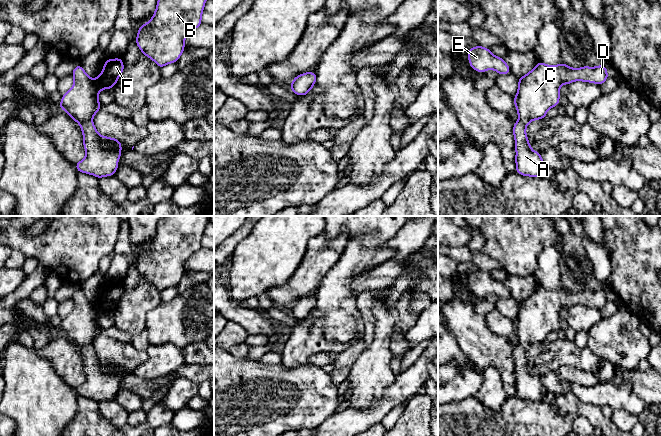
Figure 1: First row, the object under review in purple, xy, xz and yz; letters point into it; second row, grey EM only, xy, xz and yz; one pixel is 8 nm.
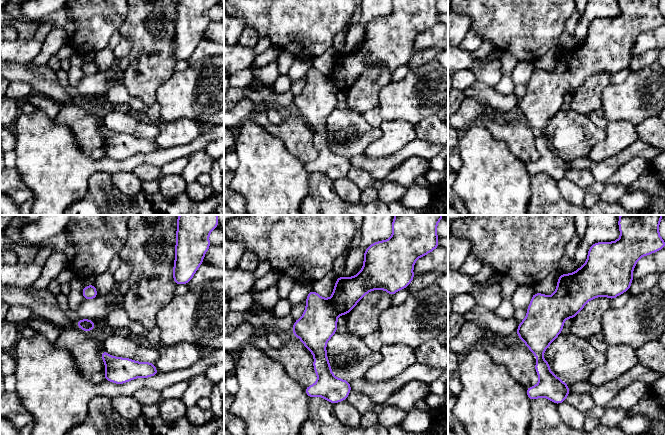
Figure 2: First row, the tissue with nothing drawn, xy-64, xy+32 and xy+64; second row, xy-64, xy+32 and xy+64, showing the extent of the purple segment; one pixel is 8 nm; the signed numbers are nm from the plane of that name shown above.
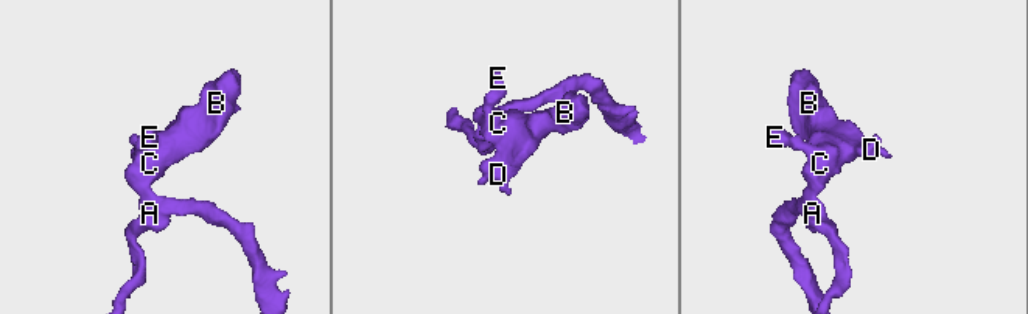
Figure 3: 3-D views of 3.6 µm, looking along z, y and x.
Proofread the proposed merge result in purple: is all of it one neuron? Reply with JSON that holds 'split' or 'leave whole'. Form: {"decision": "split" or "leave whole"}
{"decision": "leave whole"}

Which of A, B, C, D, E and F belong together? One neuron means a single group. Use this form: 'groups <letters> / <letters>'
groups A B C D E F

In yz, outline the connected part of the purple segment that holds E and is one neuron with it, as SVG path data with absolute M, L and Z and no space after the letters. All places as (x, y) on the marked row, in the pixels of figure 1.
M478 45L467 50L467 55L471 68L477 72L484 73L487 70L493 69L499 75L511 73L505 60L493 55L489 48Z

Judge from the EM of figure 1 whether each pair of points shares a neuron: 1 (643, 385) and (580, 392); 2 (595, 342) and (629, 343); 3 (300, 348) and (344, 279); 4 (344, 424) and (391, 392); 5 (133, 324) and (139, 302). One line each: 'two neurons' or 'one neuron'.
1: two neurons
2: one neuron
3: one neuron
4: one neuron
5: one neuron

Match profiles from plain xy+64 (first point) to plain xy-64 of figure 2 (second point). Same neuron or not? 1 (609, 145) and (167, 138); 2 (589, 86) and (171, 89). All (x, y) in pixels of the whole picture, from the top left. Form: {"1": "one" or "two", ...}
{"1": "one", "2": "two"}

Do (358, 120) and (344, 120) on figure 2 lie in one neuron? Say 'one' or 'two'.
one

